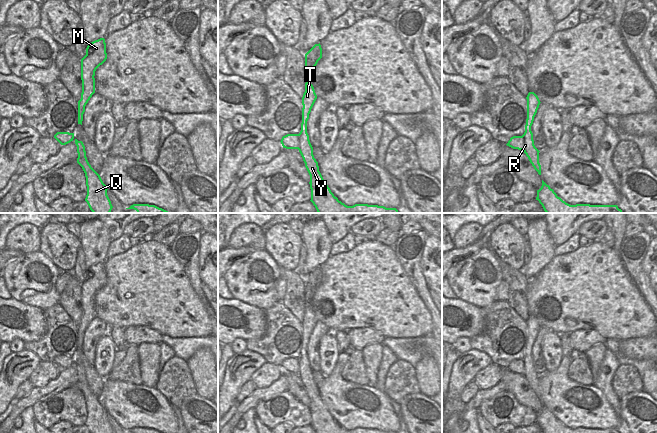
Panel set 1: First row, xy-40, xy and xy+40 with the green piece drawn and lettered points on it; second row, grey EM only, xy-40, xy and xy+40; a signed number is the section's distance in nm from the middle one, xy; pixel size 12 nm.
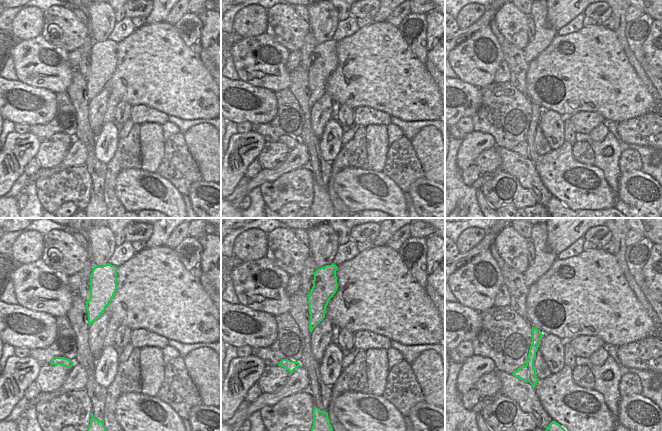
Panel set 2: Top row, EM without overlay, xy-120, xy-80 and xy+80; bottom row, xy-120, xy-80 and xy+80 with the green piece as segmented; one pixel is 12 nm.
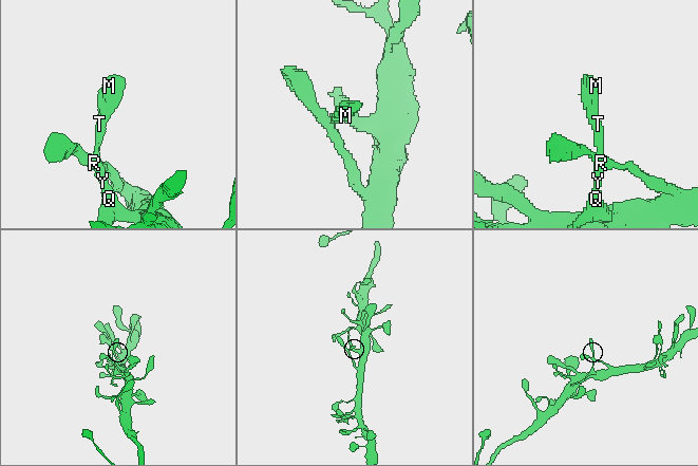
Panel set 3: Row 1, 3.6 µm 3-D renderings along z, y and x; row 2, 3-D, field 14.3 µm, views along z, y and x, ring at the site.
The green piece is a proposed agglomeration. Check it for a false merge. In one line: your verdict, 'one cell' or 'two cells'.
one cell

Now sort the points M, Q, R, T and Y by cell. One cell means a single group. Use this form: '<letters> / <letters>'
M Q R T Y

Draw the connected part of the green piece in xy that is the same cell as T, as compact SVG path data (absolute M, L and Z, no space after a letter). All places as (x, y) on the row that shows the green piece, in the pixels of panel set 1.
M320 43L315 44L305 54L305 92L302 97L302 123L299 134L287 134L282 137L281 144L286 149L298 149L305 167L310 175L311 202L318 213L399 213L396 208L386 208L378 205L355 204L347 206L331 192L326 181L323 179L318 162L313 155L313 147L307 133L307 121L311 109L317 99L314 87L310 82L310 77L322 58L322 48Z

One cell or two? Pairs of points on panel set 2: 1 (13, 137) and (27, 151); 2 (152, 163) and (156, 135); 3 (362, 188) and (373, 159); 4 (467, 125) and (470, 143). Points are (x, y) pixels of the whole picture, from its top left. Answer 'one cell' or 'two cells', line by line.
1: one cell
2: one cell
3: two cells
4: two cells

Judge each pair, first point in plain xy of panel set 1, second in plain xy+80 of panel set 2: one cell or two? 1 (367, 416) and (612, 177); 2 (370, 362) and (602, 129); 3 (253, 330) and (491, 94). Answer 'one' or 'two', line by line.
1: two
2: one
3: two

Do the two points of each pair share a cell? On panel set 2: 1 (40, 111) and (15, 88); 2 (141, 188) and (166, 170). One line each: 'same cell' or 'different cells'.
1: same cell
2: different cells

